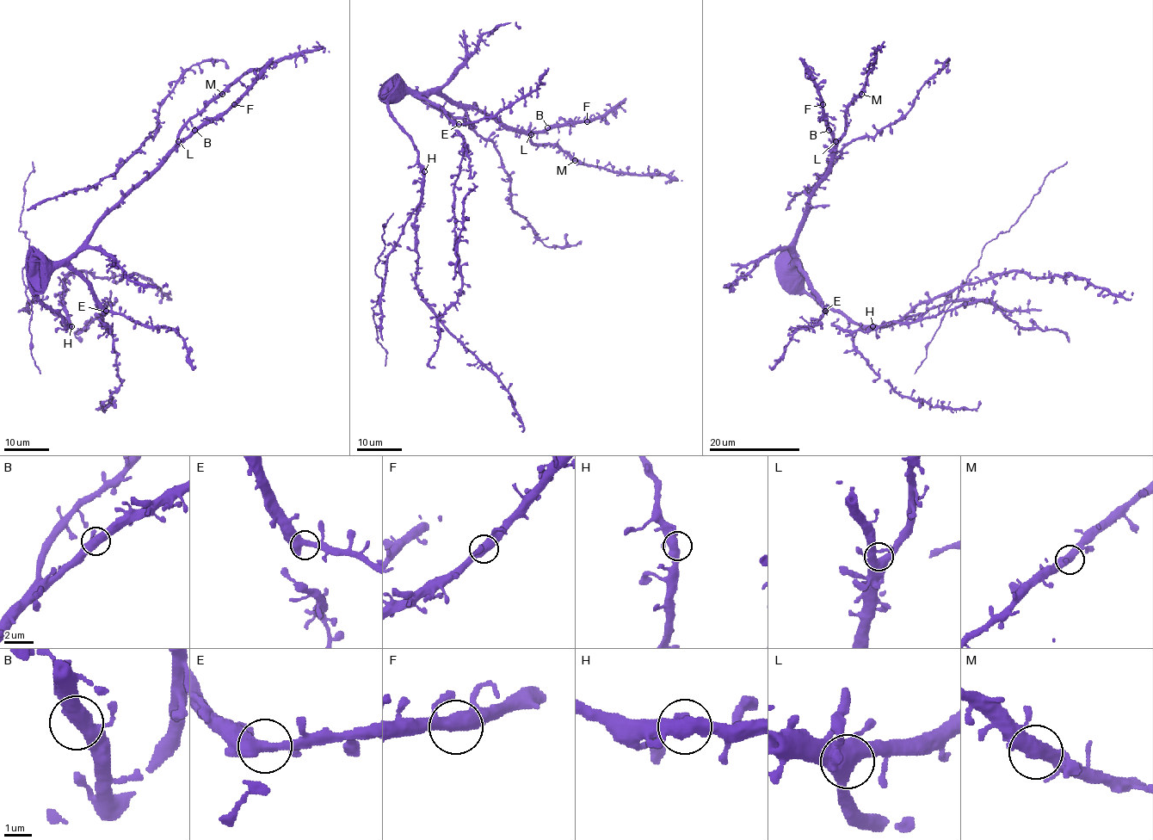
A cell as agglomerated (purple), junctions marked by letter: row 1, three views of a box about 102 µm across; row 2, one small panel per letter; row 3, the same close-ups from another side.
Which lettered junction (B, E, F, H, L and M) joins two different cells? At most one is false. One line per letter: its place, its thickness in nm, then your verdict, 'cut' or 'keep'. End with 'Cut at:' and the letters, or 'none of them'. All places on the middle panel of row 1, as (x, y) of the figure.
B: (547, 127) | 440 nm | keep
E: (459, 124) | 480 nm | keep
F: (587, 121) | 400 nm | keep
H: (424, 171) | 440 nm | keep
L: (531, 134) | 460 nm | keep
M: (575, 160) | 400 nm | keep
Cut at: none of them

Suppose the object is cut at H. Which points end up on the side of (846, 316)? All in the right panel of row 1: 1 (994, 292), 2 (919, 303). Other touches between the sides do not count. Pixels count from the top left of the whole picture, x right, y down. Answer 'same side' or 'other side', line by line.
1: other side
2: same side

